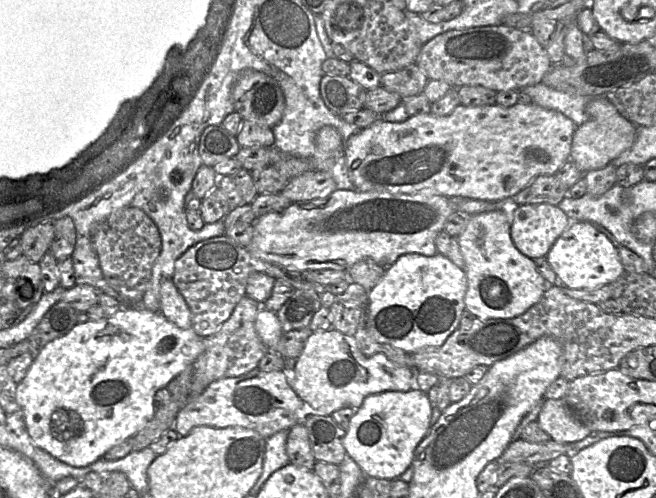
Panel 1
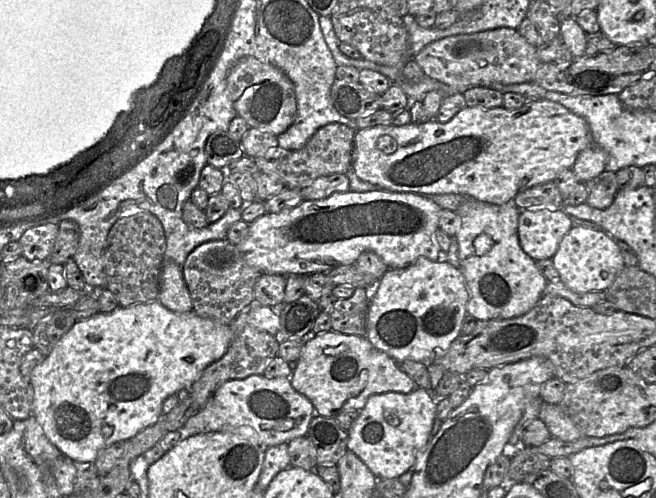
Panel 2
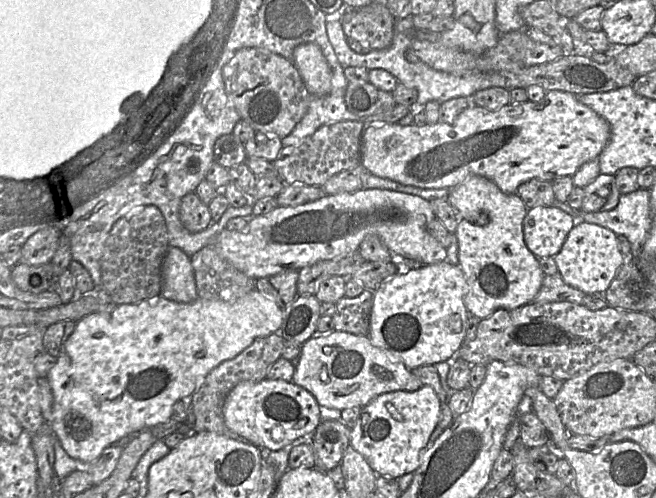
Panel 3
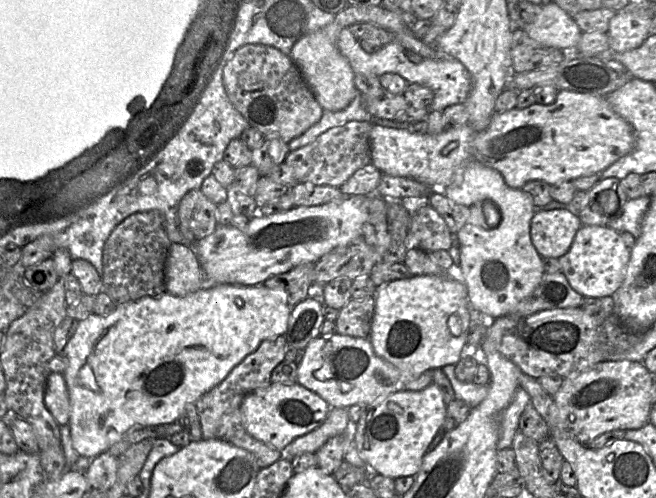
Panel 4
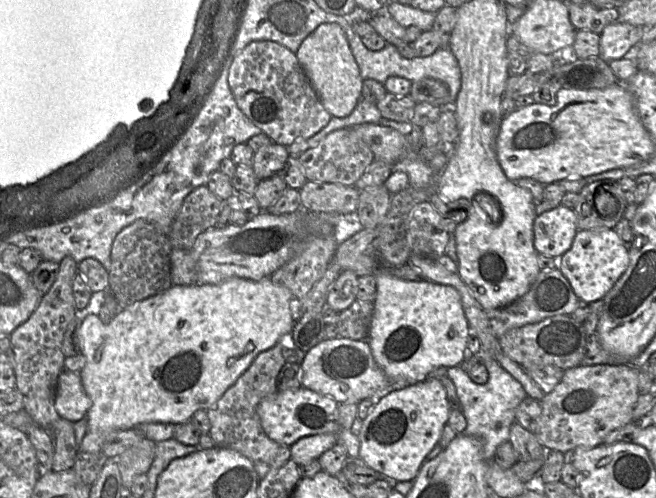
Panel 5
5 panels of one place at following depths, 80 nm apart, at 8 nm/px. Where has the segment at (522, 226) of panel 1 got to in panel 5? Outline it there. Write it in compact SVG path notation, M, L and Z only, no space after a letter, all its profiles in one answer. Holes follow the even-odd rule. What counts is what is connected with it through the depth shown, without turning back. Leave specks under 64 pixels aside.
M562 204L537 215L534 224L534 247L538 254L563 256L572 246L578 231L574 209Z

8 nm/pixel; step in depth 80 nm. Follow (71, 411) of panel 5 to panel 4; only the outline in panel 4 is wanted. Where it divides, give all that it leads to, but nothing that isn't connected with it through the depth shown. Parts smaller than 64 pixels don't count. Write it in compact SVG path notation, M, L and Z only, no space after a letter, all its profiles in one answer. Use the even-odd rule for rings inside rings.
M52 372L49 374L46 383L44 403L60 426L69 423L70 400L63 373Z

